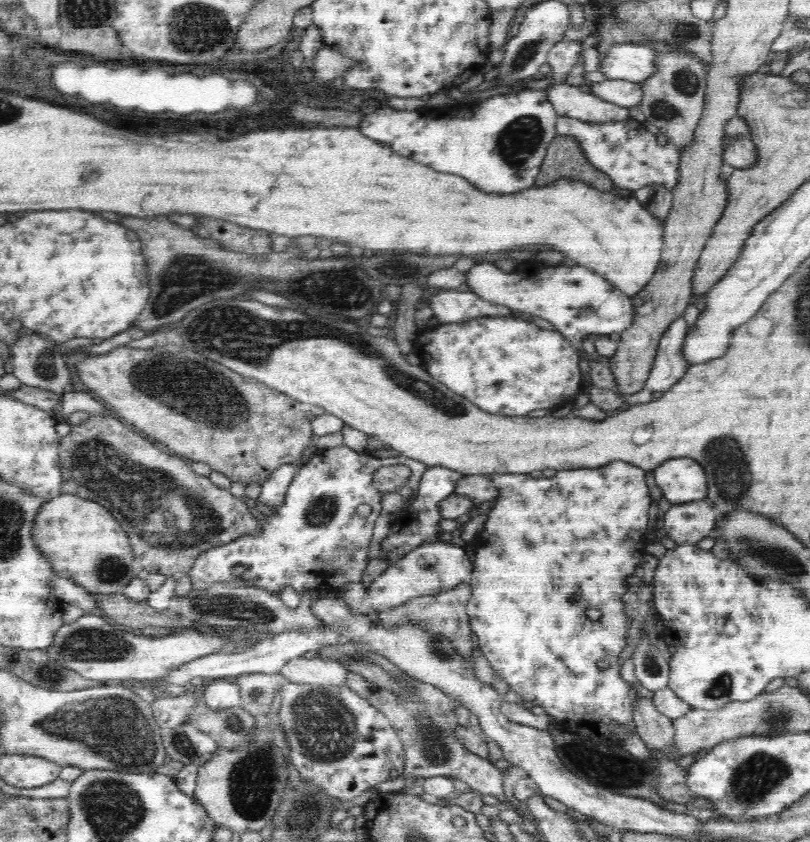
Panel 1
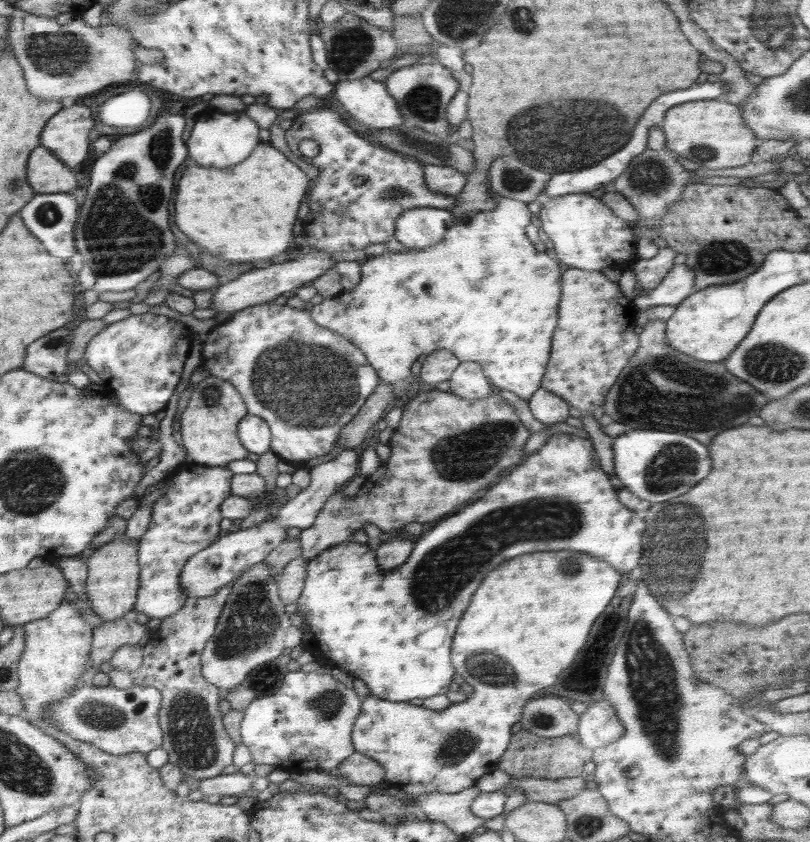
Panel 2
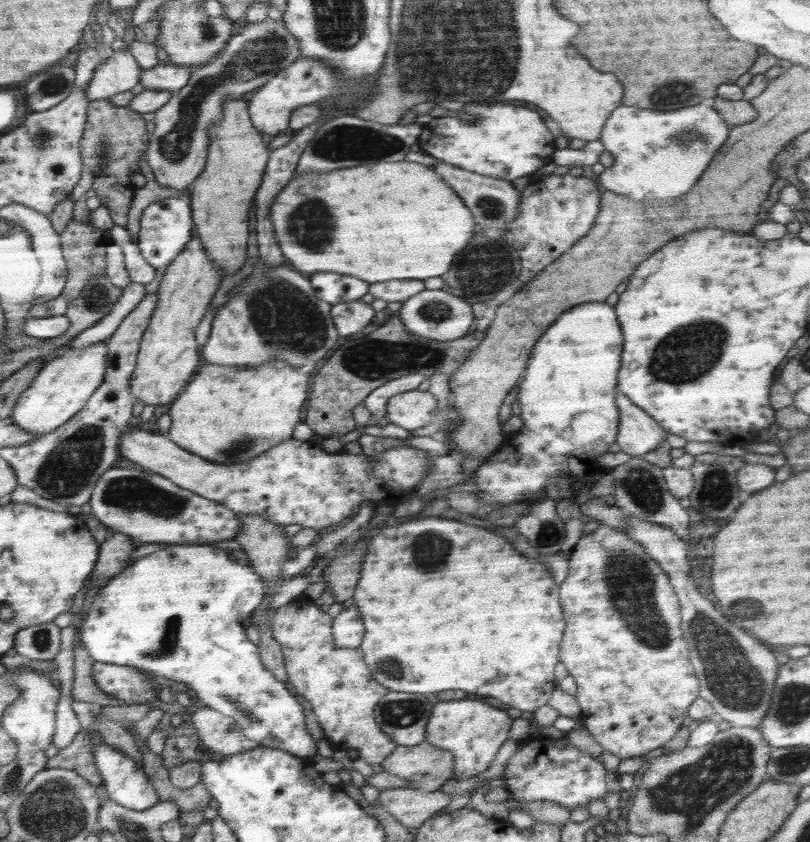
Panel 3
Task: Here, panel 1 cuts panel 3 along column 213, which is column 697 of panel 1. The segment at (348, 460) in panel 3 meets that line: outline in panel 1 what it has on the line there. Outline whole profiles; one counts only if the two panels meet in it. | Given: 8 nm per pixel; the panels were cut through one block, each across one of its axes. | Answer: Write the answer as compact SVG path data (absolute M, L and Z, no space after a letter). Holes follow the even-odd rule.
M671 458L652 472L663 497L674 505L704 500L708 496L704 467L692 458Z

